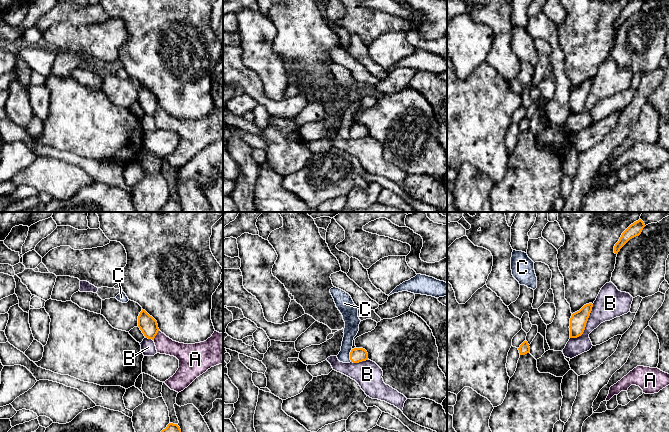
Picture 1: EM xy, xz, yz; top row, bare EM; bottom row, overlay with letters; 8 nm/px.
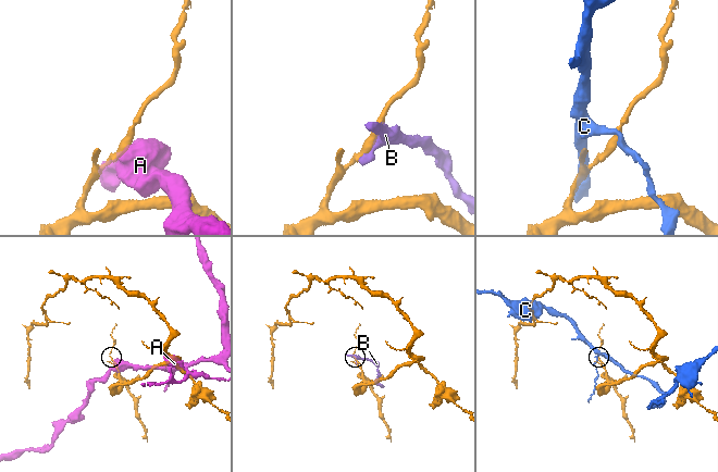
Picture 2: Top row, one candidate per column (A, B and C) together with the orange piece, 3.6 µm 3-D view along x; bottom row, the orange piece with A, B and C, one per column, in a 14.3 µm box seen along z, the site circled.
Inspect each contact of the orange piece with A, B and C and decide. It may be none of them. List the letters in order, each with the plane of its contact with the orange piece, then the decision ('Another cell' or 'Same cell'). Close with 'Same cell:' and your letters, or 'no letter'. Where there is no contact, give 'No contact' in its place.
A: Touches orange in xy. Another cell
B: Touches orange in yz. Another cell
C: Touches orange in xz. Another cell
Same cell: no letter

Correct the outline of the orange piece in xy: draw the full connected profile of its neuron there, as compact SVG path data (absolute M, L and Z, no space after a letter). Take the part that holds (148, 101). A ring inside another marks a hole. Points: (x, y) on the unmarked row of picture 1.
M143 85L138 92L138 103L146 114L152 116L159 107L157 97Z

